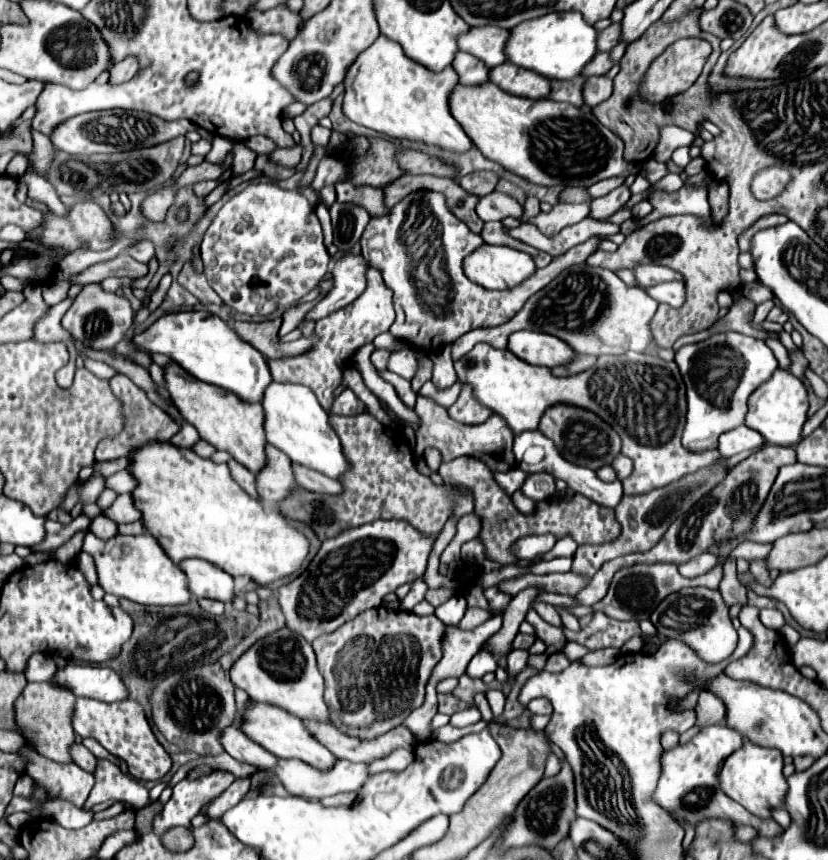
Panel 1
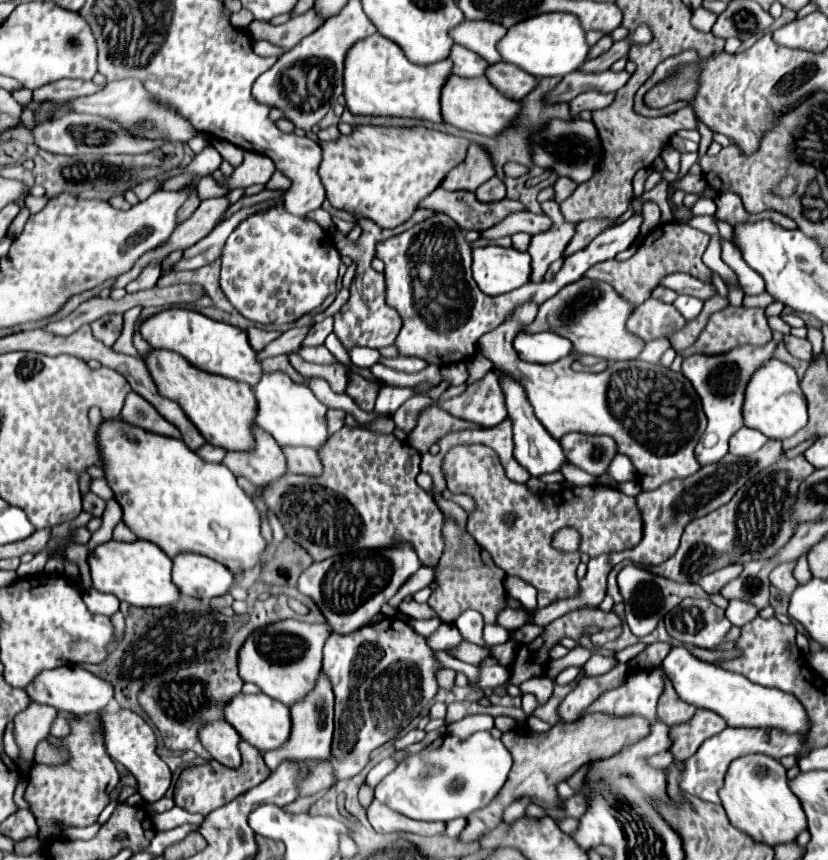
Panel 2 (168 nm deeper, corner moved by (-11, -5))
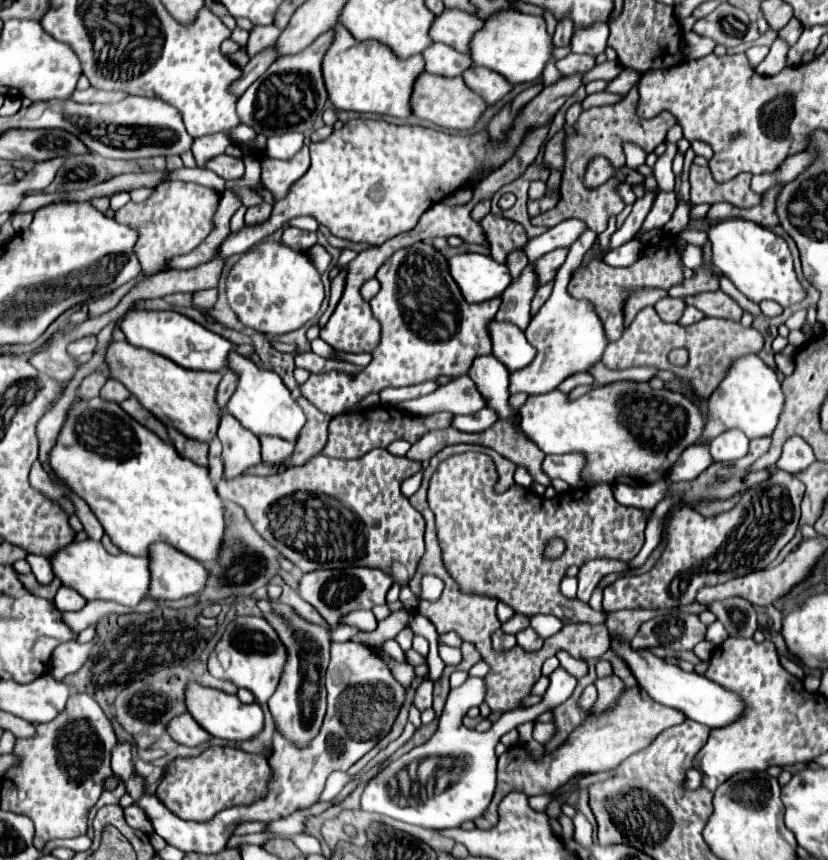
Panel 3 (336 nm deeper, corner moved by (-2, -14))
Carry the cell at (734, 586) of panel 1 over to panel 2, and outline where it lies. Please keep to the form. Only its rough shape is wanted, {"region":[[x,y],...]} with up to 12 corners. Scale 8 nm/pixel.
{"region":[[732,599],[726,609],[728,621],[738,627],[758,615],[754,603]]}

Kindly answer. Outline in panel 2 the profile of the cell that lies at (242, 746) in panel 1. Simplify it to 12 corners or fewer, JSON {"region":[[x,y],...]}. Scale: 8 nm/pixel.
{"region":[[228,721],[200,731],[226,767],[240,767],[240,735]]}

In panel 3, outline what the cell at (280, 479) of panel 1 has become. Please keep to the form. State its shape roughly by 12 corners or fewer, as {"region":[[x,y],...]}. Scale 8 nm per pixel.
{"region":[[223,412],[217,436],[227,478],[261,462],[259,438]]}

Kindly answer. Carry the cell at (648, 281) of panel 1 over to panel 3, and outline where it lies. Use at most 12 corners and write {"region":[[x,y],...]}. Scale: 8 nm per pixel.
{"region":[[721,290],[687,296],[705,316],[739,322],[741,306]]}

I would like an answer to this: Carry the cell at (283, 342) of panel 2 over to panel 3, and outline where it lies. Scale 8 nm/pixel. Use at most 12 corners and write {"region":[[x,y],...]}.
{"region":[[231,370],[223,374],[217,386],[219,408],[225,408],[227,400],[235,392],[237,378]]}

